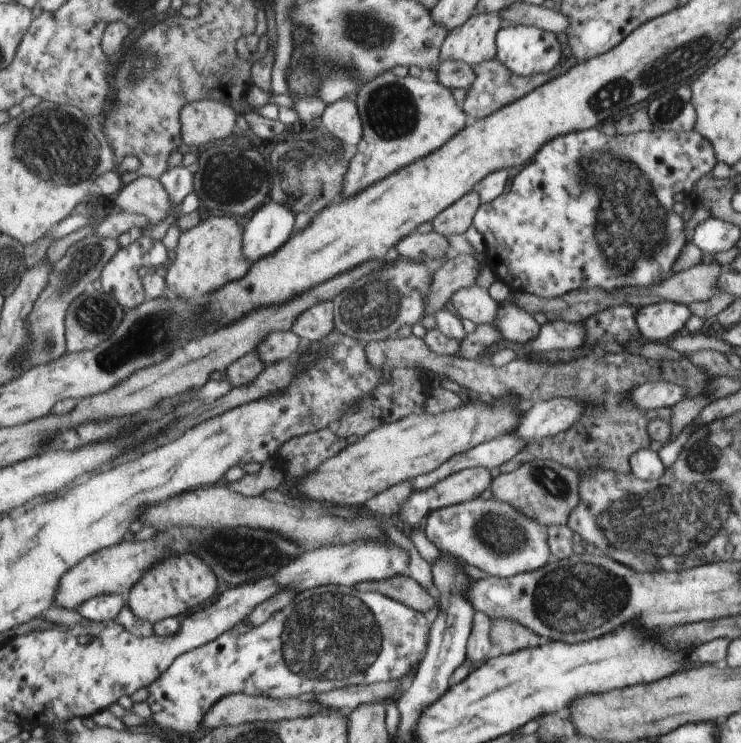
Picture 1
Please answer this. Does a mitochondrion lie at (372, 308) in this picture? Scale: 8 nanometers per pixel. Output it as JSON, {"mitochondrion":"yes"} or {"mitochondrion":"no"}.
{"mitochondrion":"yes"}

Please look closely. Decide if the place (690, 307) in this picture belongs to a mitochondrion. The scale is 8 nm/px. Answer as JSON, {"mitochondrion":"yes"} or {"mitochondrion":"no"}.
{"mitochondrion":"no"}

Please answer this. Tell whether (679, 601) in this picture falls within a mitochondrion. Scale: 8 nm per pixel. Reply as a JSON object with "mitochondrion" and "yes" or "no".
{"mitochondrion":"no"}

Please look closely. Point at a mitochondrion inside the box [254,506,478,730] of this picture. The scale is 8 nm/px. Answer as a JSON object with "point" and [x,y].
{"point":[330,637]}

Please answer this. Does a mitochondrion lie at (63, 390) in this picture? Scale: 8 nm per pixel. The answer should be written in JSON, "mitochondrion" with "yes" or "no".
{"mitochondrion":"no"}

